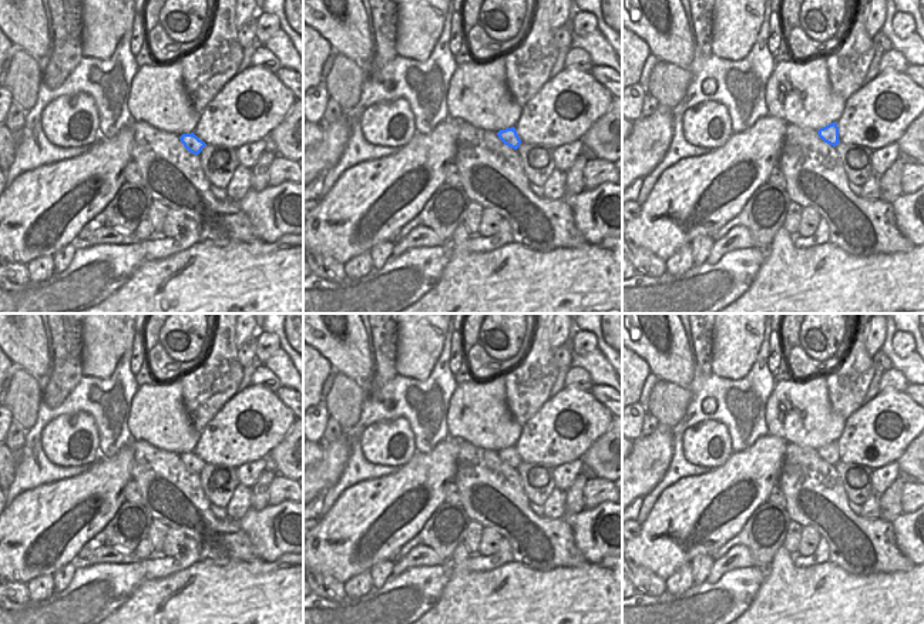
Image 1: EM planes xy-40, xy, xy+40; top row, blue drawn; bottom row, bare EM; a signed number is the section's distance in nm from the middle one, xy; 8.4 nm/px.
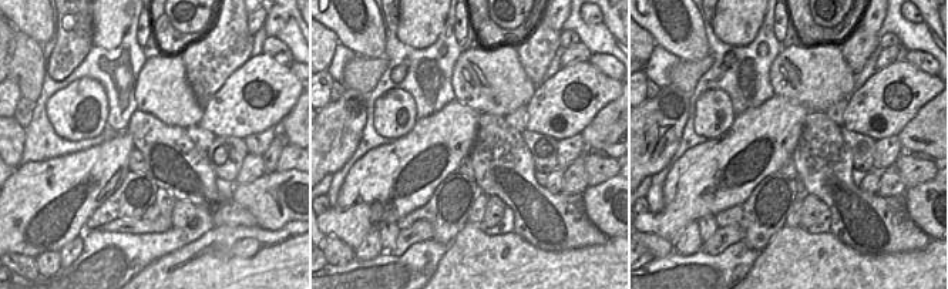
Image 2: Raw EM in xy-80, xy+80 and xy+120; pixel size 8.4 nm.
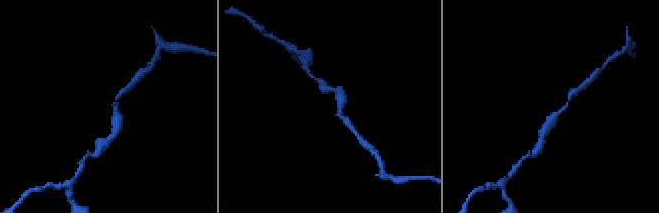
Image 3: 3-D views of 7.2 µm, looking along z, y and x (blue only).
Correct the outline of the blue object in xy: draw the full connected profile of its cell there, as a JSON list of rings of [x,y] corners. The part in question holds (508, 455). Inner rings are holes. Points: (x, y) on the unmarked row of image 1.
[[[514,446],[500,449],[497,452],[497,454],[505,464],[508,464],[508,466],[511,466],[514,469],[517,469],[520,466],[520,463],[521,463],[521,459],[520,459],[520,456],[518,456],[518,453],[517,453]]]

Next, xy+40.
[[[831,442],[831,443],[820,447],[817,450],[817,453],[824,462],[827,462],[833,466],[836,466],[840,462],[840,459],[839,459],[839,446],[837,446],[836,442]]]

